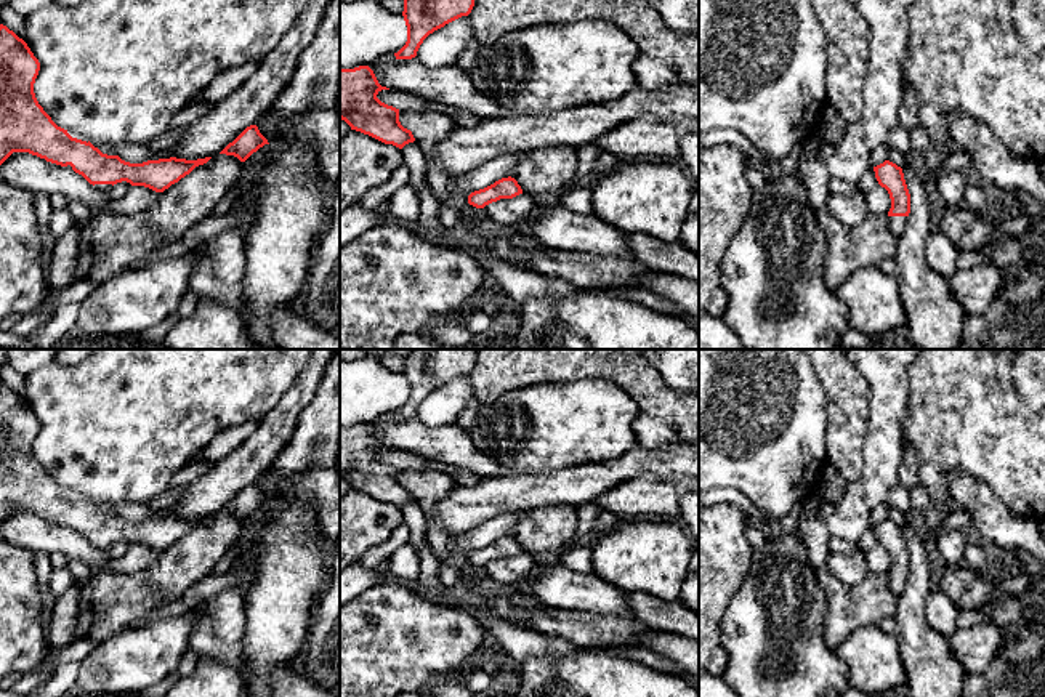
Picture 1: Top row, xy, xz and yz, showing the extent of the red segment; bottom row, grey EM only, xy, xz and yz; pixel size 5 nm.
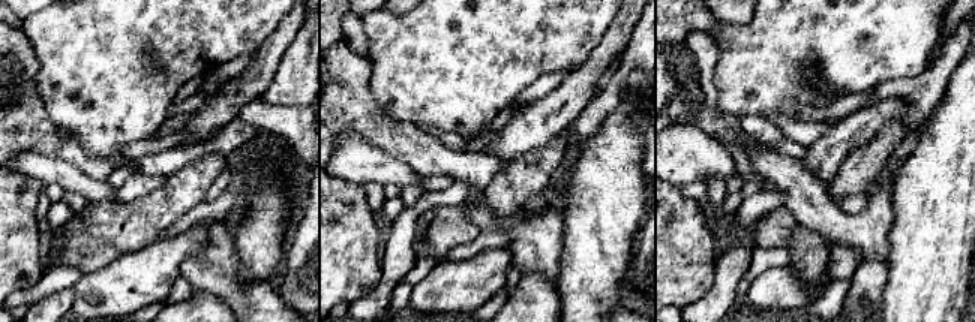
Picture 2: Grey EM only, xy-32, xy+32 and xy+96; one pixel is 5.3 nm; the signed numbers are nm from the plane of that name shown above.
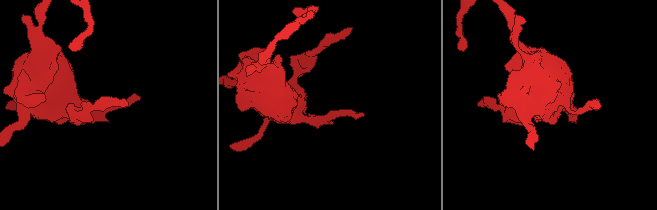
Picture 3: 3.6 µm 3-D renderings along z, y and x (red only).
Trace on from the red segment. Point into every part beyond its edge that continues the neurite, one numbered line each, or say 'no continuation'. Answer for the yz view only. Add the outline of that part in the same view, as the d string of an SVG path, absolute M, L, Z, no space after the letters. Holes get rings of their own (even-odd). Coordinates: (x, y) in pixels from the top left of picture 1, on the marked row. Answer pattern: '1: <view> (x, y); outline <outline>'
1: yz (898, 225); outline M888 216L890 229L901 237L907 228L909 216Z

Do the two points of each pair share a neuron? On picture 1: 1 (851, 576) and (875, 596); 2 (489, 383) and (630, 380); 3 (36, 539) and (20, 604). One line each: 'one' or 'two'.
1: two
2: one
3: two

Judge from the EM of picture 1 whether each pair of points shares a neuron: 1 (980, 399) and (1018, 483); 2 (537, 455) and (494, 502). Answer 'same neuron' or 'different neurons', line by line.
1: same neuron
2: different neurons

